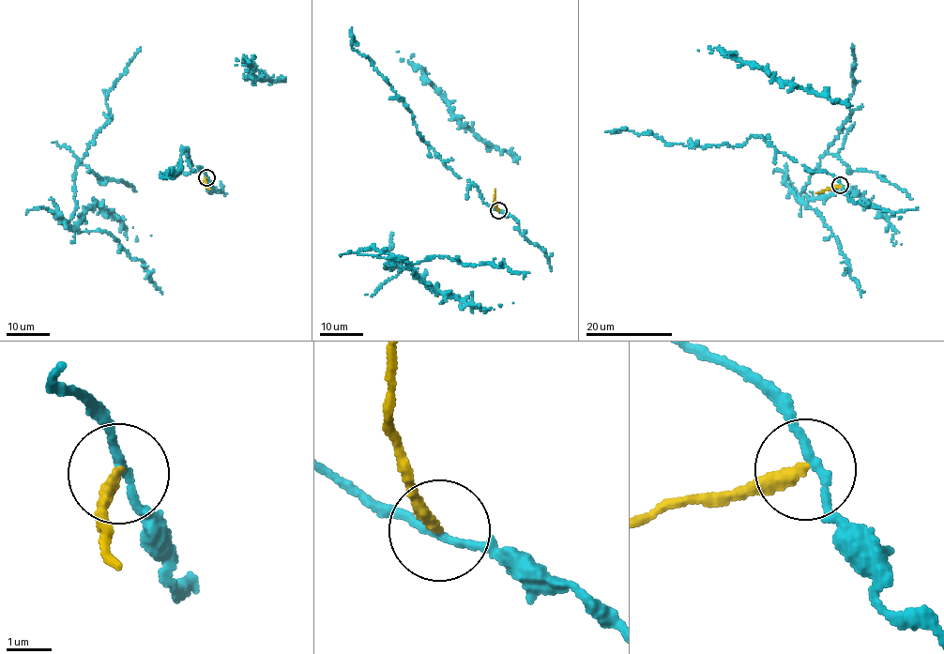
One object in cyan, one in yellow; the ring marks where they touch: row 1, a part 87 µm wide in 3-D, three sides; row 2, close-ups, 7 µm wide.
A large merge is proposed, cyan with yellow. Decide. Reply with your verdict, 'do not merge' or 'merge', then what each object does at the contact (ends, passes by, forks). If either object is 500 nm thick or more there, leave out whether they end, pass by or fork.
do not merge | cyan passes by | yellow ends

